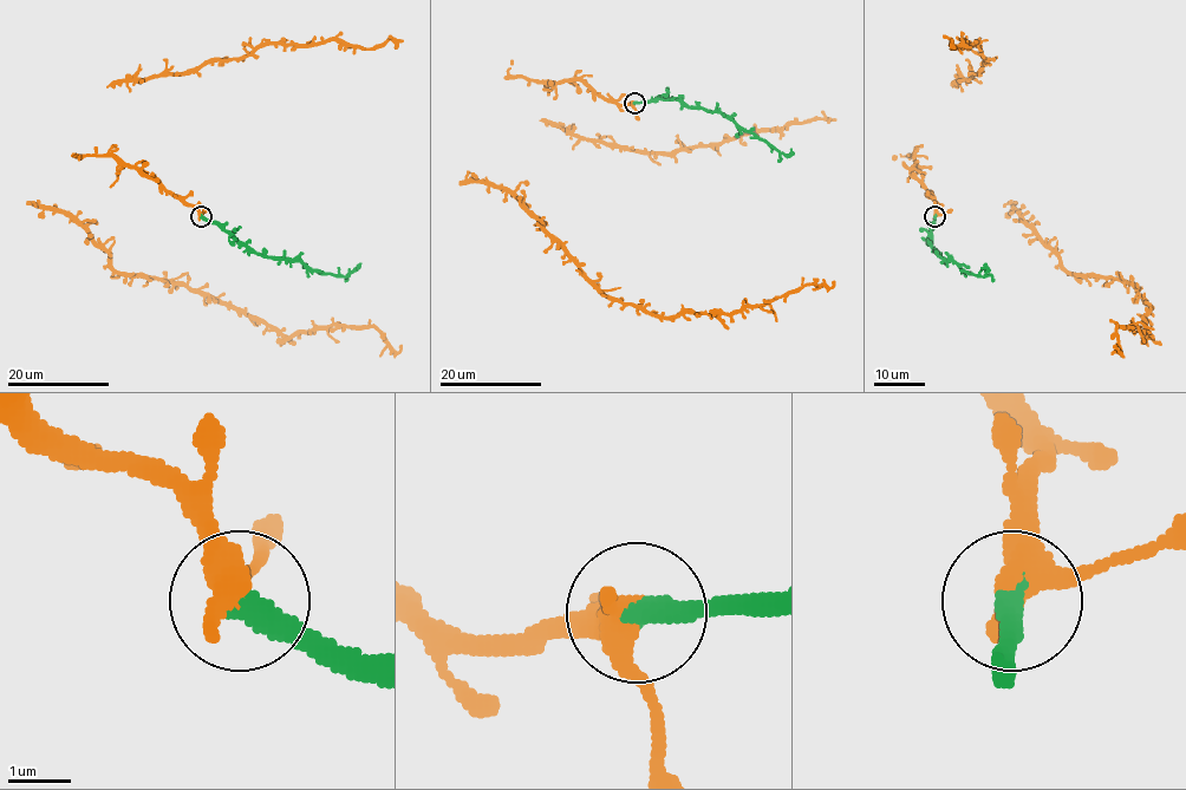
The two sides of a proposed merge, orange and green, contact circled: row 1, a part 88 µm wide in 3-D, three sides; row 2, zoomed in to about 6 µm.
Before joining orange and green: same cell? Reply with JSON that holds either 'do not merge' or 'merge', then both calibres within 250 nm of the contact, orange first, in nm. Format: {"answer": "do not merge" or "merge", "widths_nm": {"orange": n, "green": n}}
{"answer": "merge", "widths_nm": {"orange": 440, "green": 360}}

